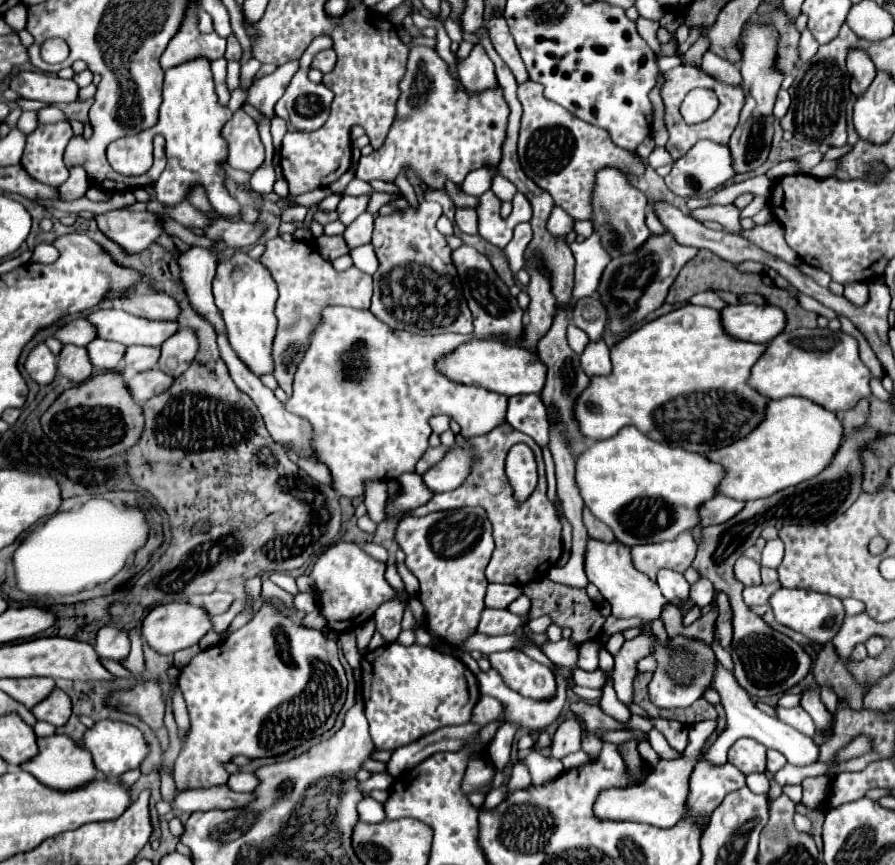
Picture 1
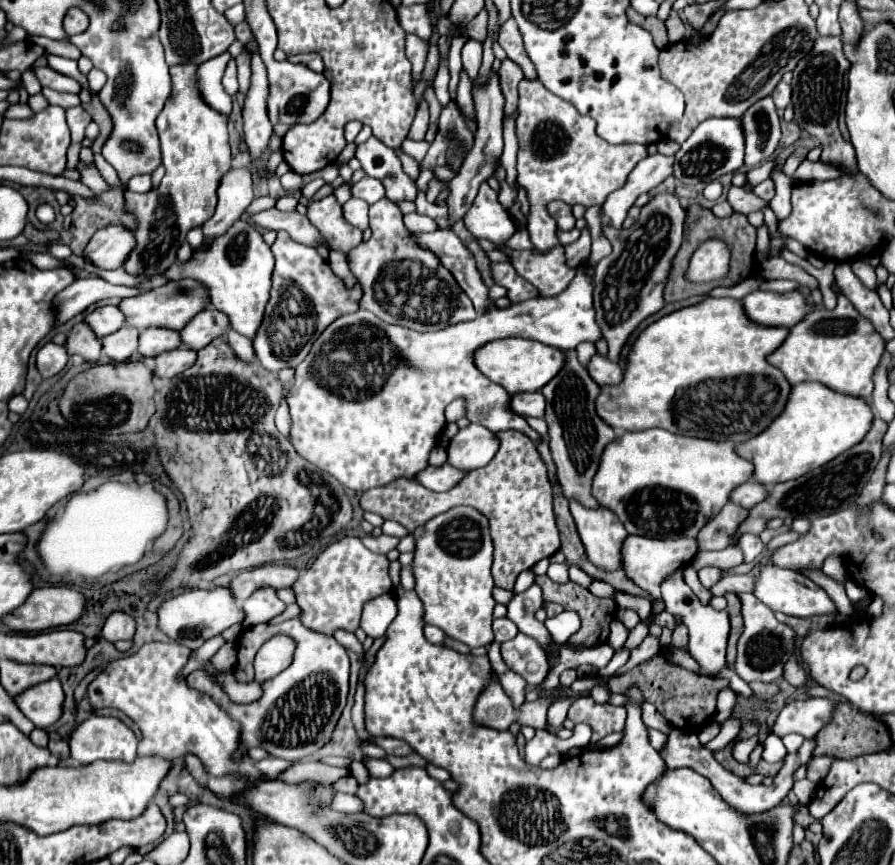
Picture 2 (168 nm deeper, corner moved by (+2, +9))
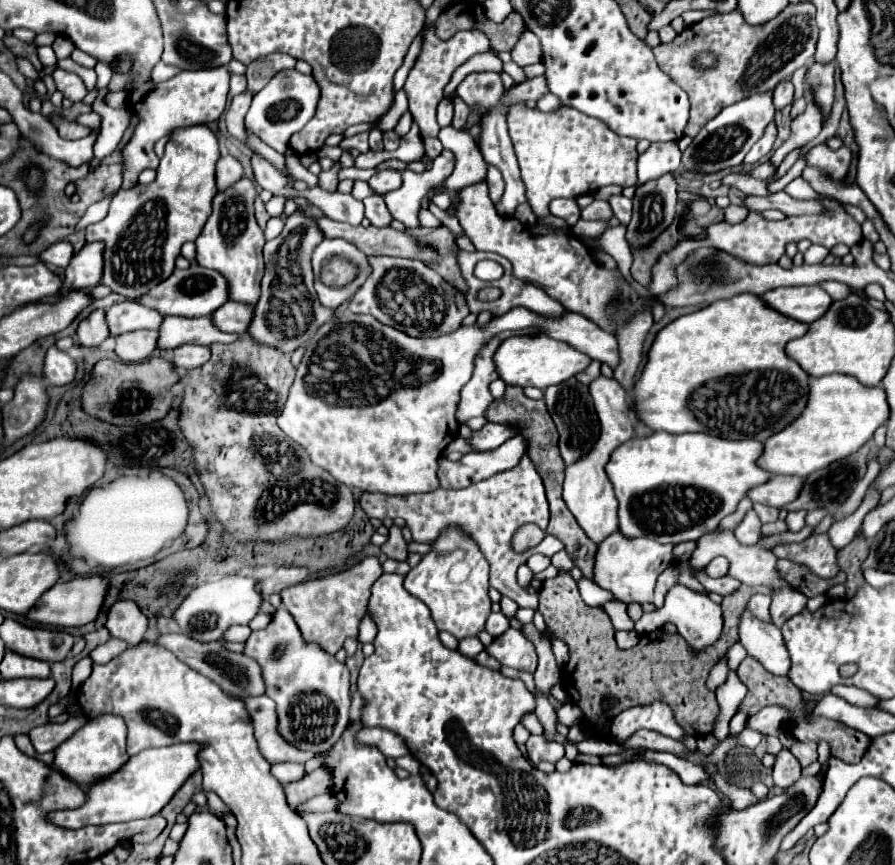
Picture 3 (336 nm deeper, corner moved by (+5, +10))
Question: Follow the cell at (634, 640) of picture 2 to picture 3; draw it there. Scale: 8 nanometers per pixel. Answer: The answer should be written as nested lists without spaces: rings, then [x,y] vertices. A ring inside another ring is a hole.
[[[615,532],[603,540],[595,560],[595,584],[611,590],[621,602],[653,602],[653,590],[659,574],[675,564],[673,544],[659,544],[649,538],[627,538]]]

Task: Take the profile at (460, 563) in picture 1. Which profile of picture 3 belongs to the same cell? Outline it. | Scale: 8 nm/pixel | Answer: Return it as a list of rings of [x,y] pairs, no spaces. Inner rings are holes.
[[[457,524],[443,528],[431,542],[431,552],[423,554],[421,562],[405,576],[405,588],[429,606],[437,628],[451,632],[457,640],[477,636],[485,630],[491,614],[489,564],[479,544]]]

